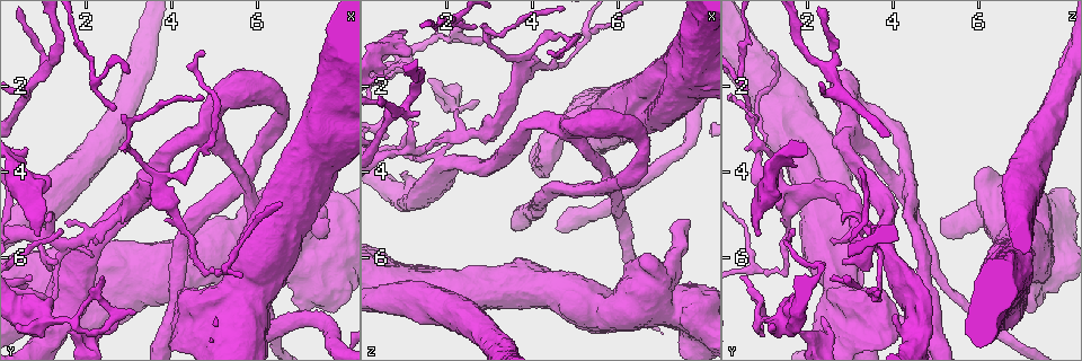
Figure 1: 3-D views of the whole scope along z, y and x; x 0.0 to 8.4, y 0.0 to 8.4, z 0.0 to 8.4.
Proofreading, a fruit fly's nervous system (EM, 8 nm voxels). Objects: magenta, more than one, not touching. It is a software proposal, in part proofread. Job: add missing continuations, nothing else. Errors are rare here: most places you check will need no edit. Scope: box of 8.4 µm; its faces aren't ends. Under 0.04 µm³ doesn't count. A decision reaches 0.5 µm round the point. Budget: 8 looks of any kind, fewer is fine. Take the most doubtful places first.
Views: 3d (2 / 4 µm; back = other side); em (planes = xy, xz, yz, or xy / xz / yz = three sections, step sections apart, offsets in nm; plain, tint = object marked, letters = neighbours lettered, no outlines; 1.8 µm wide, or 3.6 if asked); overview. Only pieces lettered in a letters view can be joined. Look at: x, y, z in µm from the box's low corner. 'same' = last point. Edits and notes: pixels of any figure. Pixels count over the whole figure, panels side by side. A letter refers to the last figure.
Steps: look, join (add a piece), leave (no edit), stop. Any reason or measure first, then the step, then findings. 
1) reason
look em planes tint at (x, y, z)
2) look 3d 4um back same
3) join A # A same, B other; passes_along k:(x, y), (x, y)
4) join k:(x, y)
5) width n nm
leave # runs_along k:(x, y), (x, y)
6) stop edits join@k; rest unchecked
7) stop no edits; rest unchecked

branch stops here
look em planes letters at (0.75, 6.80, 1.70)

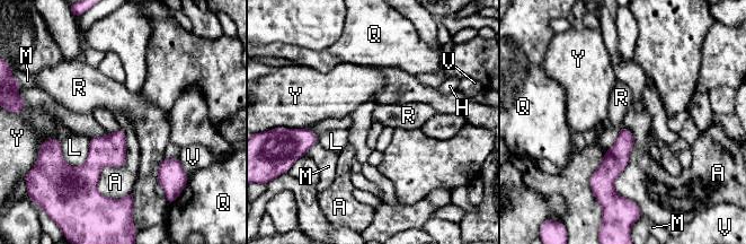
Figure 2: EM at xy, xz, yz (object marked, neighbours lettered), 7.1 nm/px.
leave # A other, H other, L other, M other, Q other, R other, V other, Y other; border 2:(123, 129), (112, 199); no lettered piece goes on from it

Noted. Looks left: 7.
an open end
look em planes letters at (1.15, 4.70, 0.80)

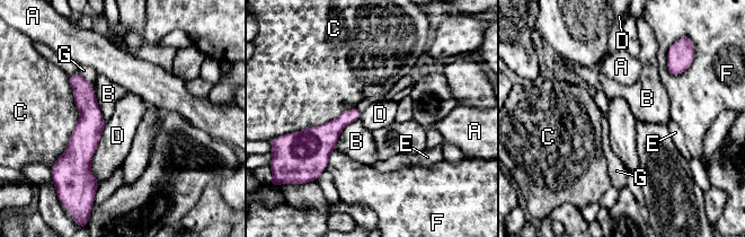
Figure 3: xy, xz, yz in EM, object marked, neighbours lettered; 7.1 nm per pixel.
leave # A other, B other, C other, D other, E other, F other, G other; no lettered piece goes on from it

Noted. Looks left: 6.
look em planes tint at (2.00, 5.80, 3.70)

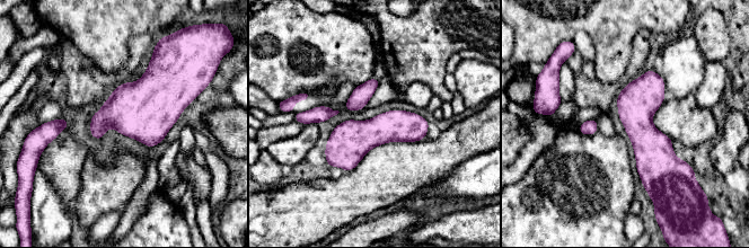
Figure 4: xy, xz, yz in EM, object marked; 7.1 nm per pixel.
look em planes letters same

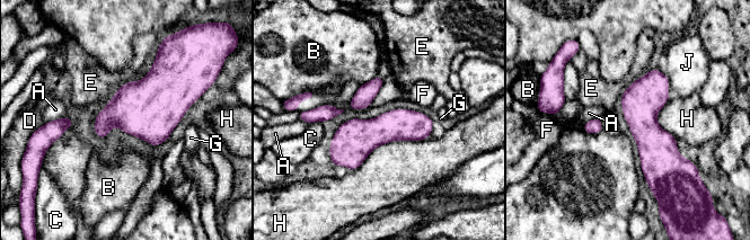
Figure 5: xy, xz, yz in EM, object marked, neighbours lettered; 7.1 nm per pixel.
leave # A other, B other, C other, D other, E other, F other, G other, H other, J other; runs_along 5:(653, 72), (655, 184); no lettered piece goes on from it

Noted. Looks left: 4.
stop no edits; rest unchecked

